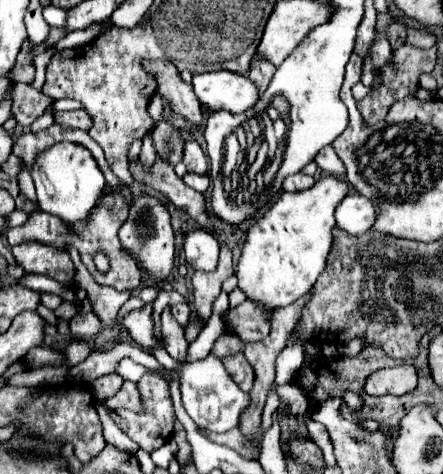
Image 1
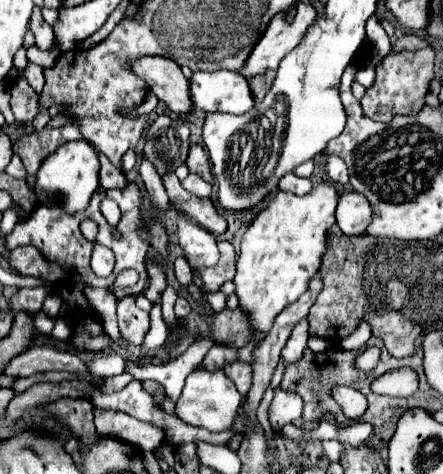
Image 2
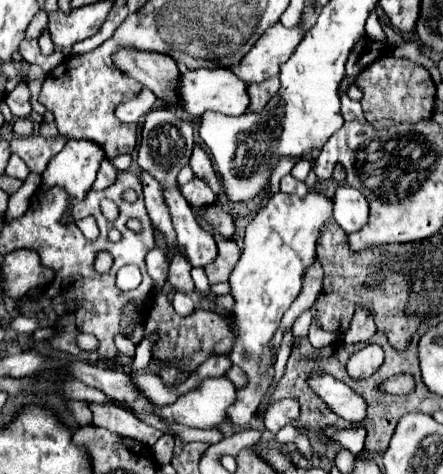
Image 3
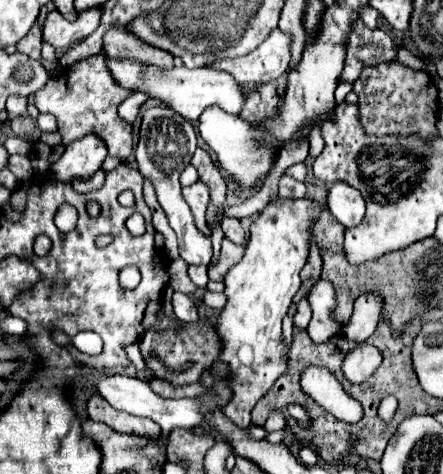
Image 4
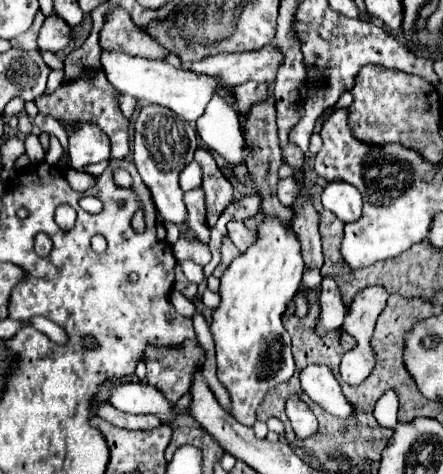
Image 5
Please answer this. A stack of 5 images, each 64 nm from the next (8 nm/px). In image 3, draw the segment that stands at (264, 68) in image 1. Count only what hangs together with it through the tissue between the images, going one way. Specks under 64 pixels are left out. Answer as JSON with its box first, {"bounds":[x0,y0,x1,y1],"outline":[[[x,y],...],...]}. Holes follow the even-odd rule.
{"bounds":[248,76,280,112],"outline":[[[274,76],[272,80],[264,80],[260,84],[250,84],[248,86],[248,96],[250,96],[250,106],[248,112],[262,112],[268,100],[278,92],[280,80]]]}

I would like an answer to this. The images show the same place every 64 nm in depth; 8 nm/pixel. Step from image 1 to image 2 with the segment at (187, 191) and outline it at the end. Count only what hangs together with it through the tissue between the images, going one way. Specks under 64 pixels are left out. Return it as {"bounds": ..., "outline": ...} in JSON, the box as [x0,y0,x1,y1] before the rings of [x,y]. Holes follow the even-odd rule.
{"bounds":[162,174,228,236],"outline":[[[168,174],[162,178],[164,188],[172,200],[172,204],[182,210],[186,216],[190,216],[196,224],[200,224],[202,228],[210,230],[212,234],[220,236],[228,230],[228,222],[224,220],[222,214],[218,214],[218,210],[214,208],[212,200],[208,198],[196,198],[190,192],[186,192],[180,184],[180,180],[176,178],[176,174]]]}

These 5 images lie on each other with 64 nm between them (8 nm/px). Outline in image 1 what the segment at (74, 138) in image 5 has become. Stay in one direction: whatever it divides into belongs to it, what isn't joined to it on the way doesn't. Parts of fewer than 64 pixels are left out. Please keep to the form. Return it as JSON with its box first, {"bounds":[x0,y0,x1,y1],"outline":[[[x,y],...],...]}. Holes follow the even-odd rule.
{"bounds":[32,142,106,222],"outline":[[[60,142],[54,144],[48,152],[42,152],[36,160],[36,168],[32,168],[32,178],[36,184],[40,210],[56,214],[66,222],[82,220],[106,186],[104,176],[90,150],[74,142]]]}

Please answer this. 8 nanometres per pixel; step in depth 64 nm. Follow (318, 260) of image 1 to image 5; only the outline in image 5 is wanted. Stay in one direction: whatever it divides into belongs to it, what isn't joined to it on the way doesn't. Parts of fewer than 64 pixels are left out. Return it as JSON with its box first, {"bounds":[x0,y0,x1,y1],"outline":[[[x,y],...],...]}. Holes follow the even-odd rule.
{"bounds":[210,216,306,426],"outline":[[[276,216],[262,218],[258,242],[240,254],[220,278],[220,306],[212,314],[210,332],[216,342],[218,380],[232,396],[232,416],[244,426],[254,426],[256,410],[264,396],[278,384],[290,380],[296,362],[290,350],[290,334],[282,326],[286,304],[298,292],[306,270],[298,236],[282,226]]]}

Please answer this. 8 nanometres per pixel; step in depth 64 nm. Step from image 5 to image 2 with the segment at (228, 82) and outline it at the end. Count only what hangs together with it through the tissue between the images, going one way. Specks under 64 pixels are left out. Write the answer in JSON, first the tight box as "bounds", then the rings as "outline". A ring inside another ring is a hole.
{"bounds":[238,2,316,80],"outline":[[[300,2],[300,8],[296,10],[296,20],[292,24],[284,24],[284,12],[276,16],[276,20],[268,24],[266,32],[262,34],[238,74],[248,80],[266,74],[266,70],[276,70],[280,60],[300,44],[304,32],[316,20],[316,16],[316,10],[304,2]]]}

